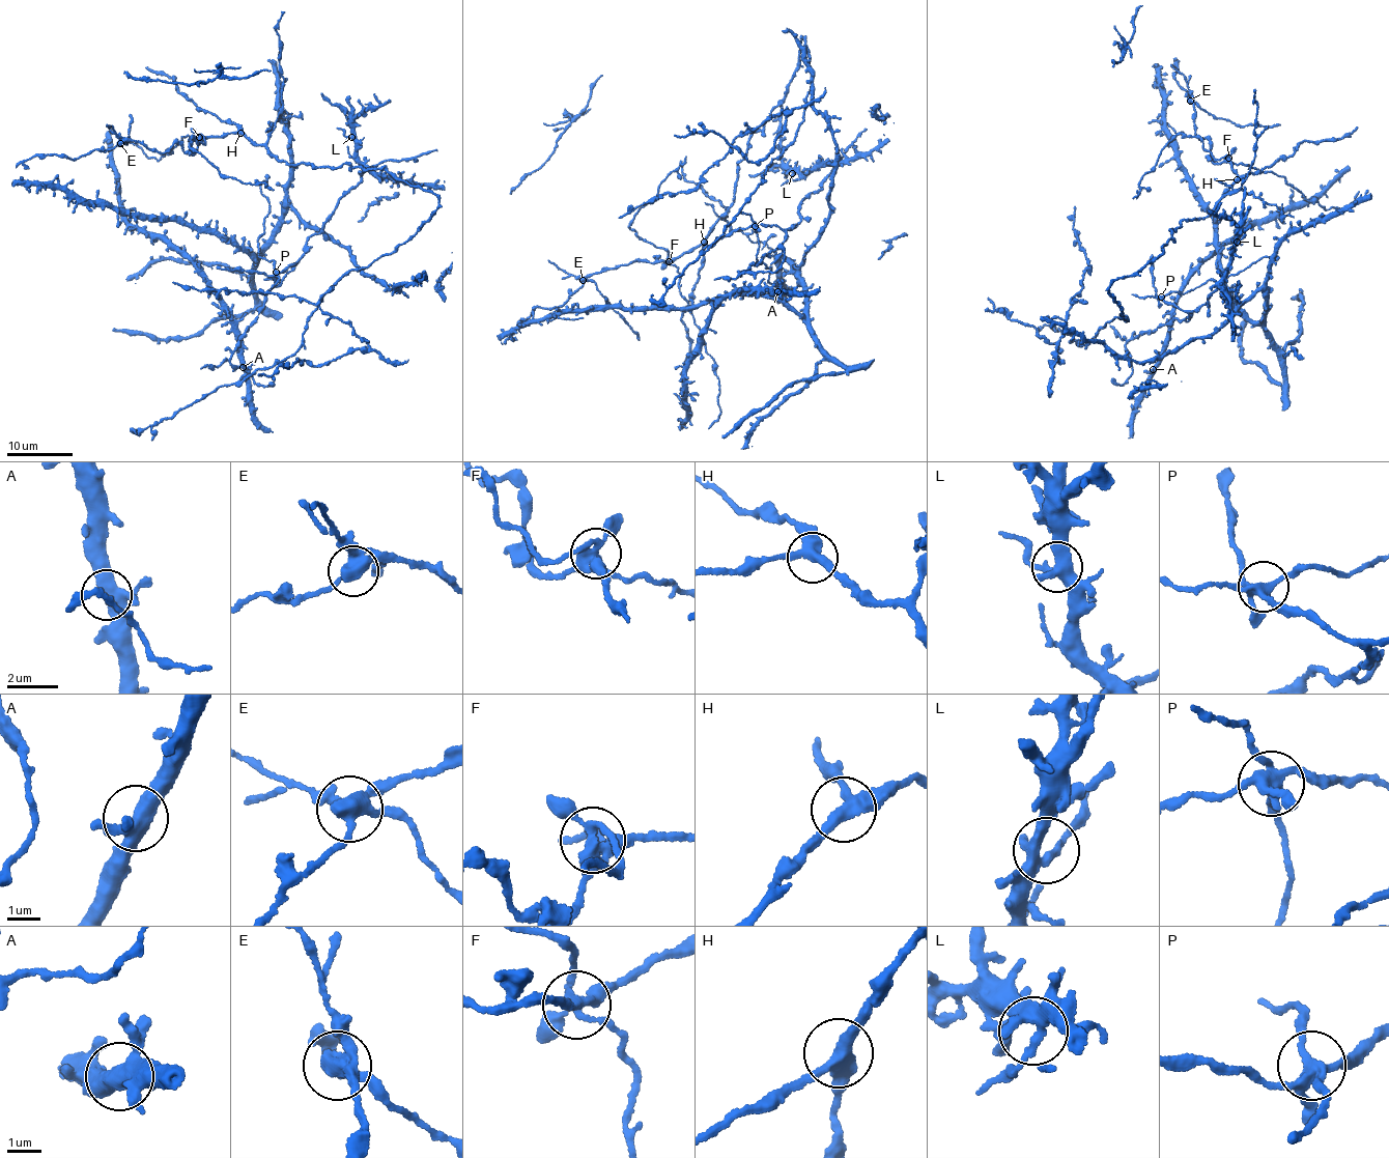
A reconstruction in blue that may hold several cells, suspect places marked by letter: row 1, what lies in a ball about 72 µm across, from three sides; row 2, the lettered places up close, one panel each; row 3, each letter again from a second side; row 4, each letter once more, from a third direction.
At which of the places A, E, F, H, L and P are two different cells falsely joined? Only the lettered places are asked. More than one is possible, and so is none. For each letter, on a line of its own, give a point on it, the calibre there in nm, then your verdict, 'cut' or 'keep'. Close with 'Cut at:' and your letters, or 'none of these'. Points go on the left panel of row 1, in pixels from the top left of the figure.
A: (243, 367) | 440 nm | keep
E: (120, 143) | 400 nm | cut
F: (199, 137) | 360 nm | cut
H: (241, 133) | 360 nm | keep
L: (351, 137) | 300 nm | keep
P: (276, 272) | 360 nm | cut
Cut at: E, F, P

